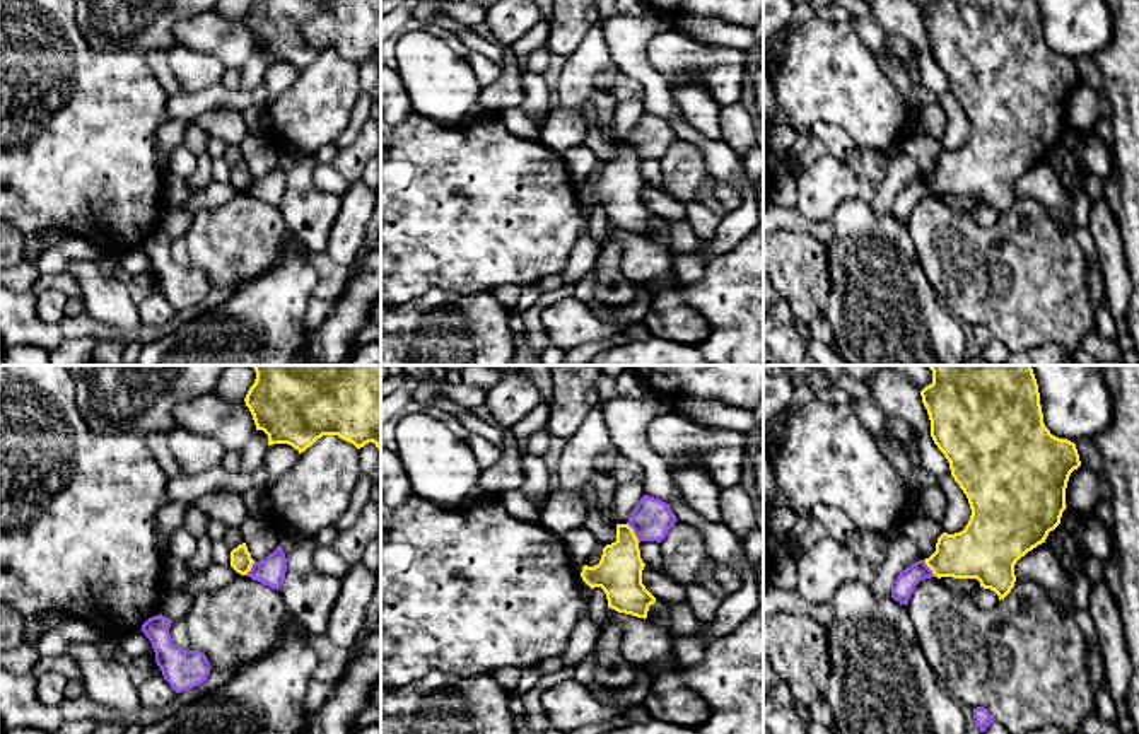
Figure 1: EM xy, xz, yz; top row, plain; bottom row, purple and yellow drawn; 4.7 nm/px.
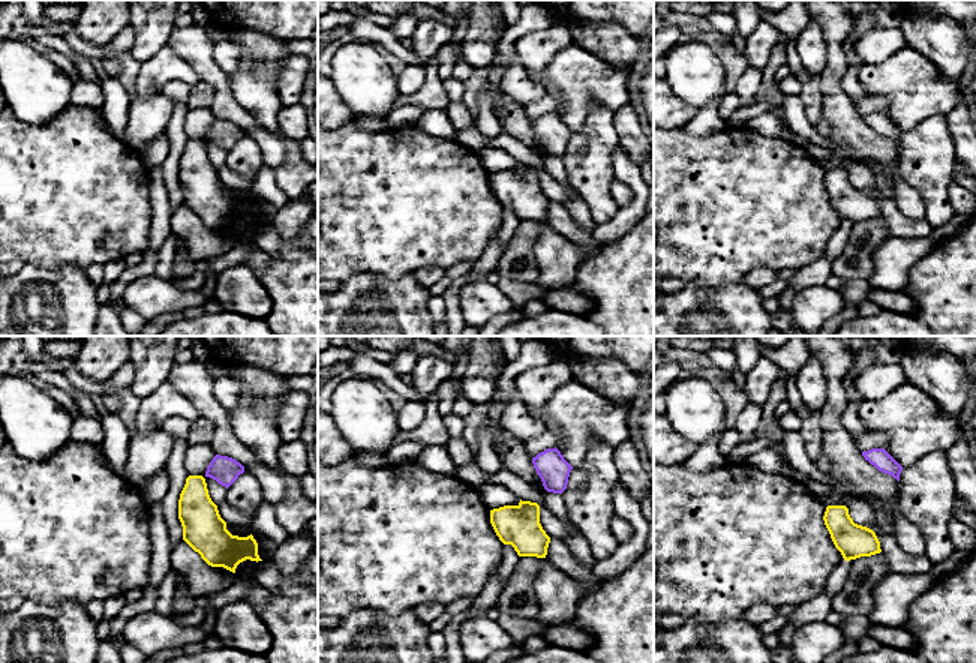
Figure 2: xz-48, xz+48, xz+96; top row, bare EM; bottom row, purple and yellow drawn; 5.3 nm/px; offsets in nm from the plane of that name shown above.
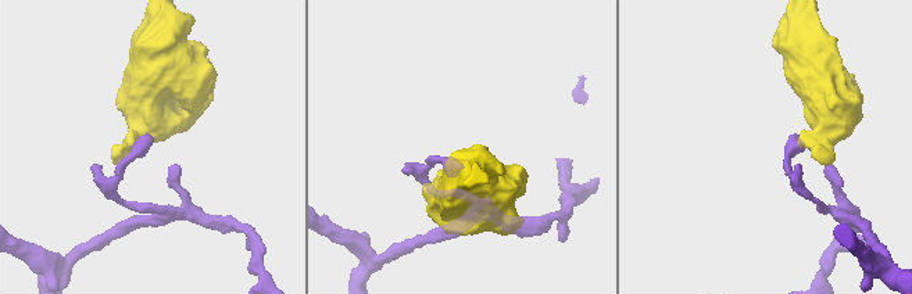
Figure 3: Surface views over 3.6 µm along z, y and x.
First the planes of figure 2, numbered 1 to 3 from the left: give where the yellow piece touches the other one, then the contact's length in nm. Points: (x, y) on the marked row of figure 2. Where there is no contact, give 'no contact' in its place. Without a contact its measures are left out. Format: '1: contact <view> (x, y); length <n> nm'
1: no contact
2: no contact
3: no contact

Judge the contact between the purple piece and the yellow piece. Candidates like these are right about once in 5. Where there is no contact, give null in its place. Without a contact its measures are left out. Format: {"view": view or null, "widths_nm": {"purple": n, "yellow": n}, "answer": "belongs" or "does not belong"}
{"view": "xz", "widths_nm": {"purple": 200, "yellow": 220}, "answer": "does not belong"}

